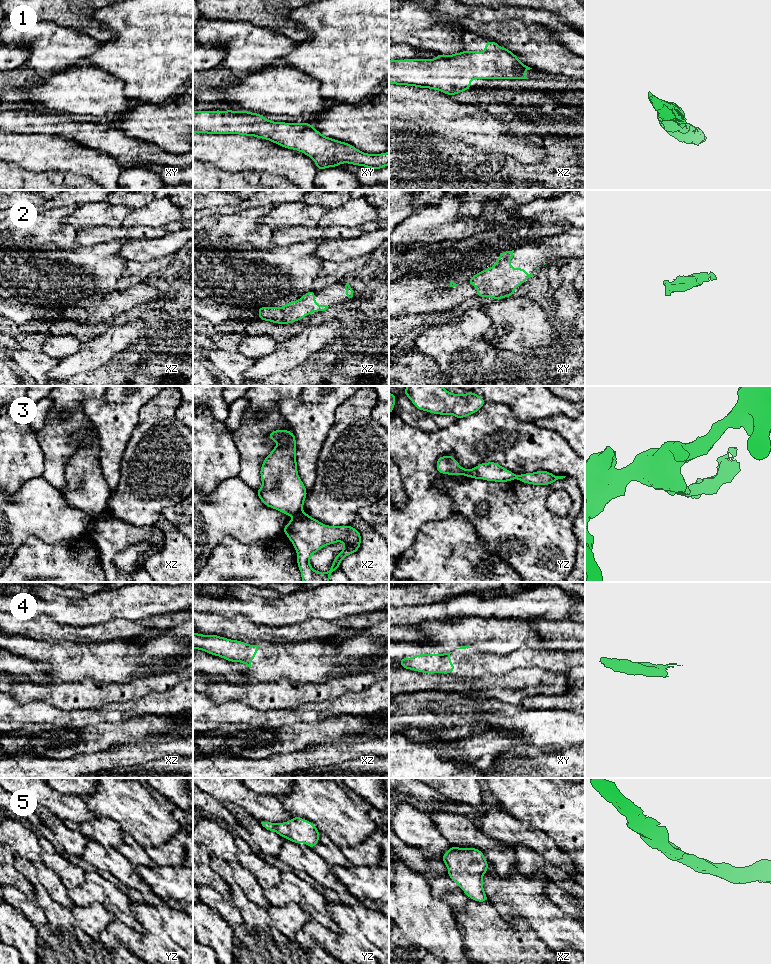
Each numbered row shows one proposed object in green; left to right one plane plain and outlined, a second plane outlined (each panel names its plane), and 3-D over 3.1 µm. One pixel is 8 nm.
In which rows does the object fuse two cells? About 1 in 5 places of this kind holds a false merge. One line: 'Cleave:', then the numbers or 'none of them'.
Cleave: 3

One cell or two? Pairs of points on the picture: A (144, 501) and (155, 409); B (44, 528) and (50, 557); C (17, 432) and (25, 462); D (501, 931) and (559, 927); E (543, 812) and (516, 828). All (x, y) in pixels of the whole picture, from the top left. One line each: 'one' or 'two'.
A: one
B: two
C: one
D: two
E: two

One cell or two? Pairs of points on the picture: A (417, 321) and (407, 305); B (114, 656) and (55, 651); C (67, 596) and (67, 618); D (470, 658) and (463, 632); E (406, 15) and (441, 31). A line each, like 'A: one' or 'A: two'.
A: two
B: one
C: one
D: two
E: one

